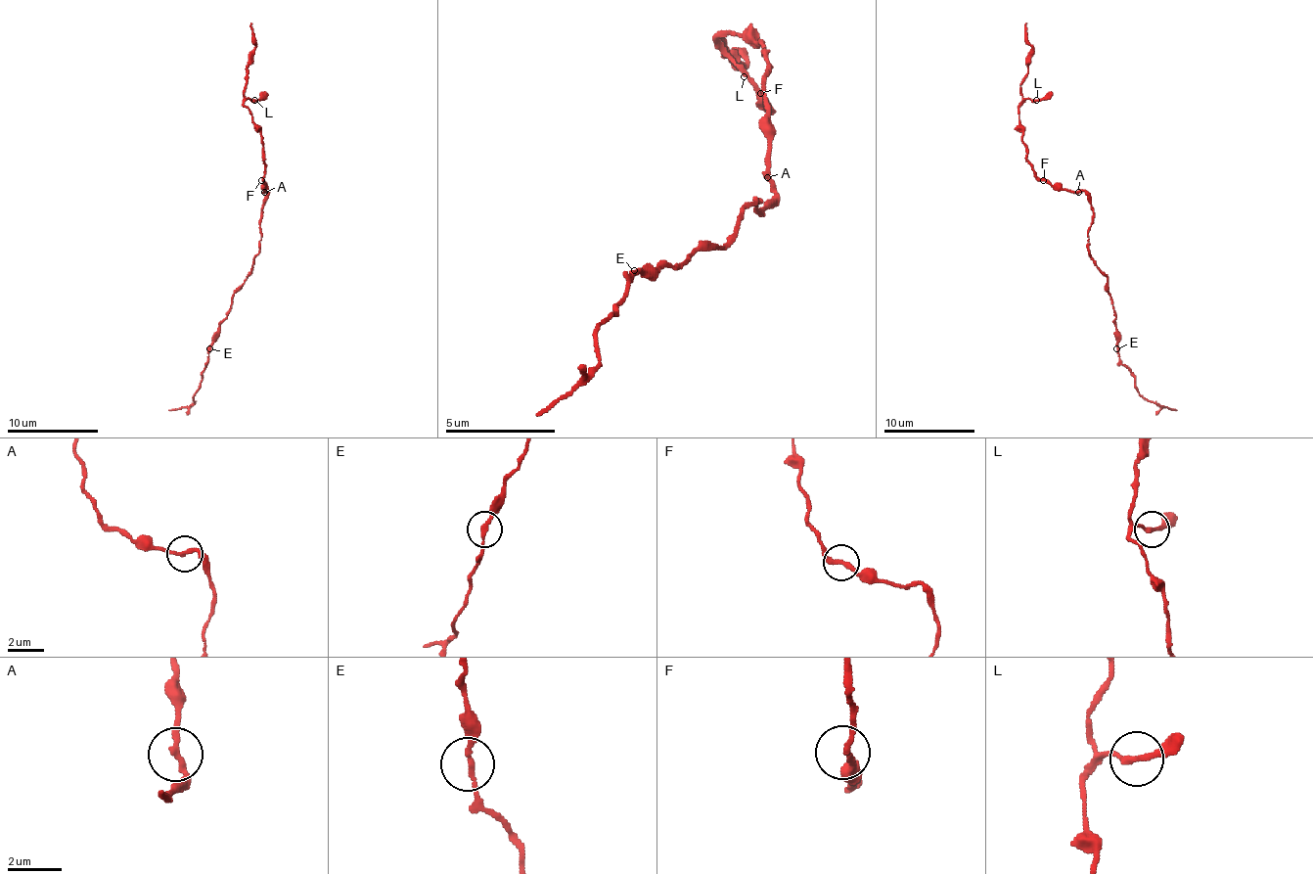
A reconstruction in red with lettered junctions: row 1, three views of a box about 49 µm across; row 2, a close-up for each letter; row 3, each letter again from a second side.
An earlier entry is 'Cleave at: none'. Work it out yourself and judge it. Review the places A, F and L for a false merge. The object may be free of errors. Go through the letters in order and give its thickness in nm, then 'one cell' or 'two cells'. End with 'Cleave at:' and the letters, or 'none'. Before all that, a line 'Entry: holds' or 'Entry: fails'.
Entry: holds
A: 200 nm thick; one cell
F: 200 nm thick; one cell
L: 200 nm thick; one cell
Cleave at: none

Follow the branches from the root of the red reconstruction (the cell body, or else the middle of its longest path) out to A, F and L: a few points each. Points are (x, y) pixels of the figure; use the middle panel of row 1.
A: (755, 209), (760, 214), (771, 198), (771, 181), (766, 176)
F: (755, 209), (760, 214), (771, 198), (771, 149), (766, 143), (766, 99), (760, 93)
L: (755, 209), (760, 214), (771, 198), (766, 49), (739, 32), (727, 32), (716, 44), (744, 76)

